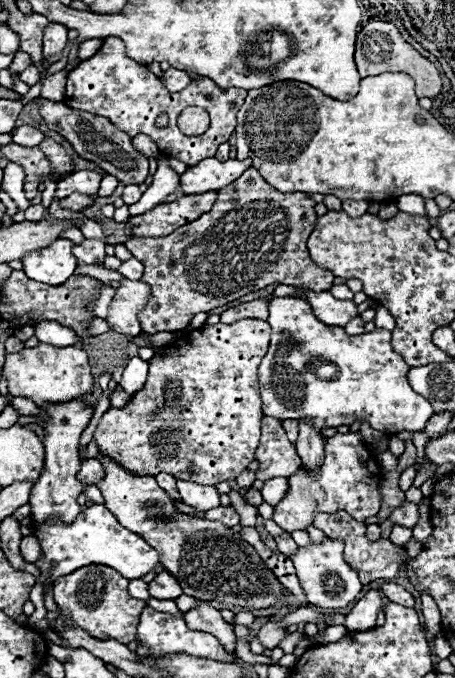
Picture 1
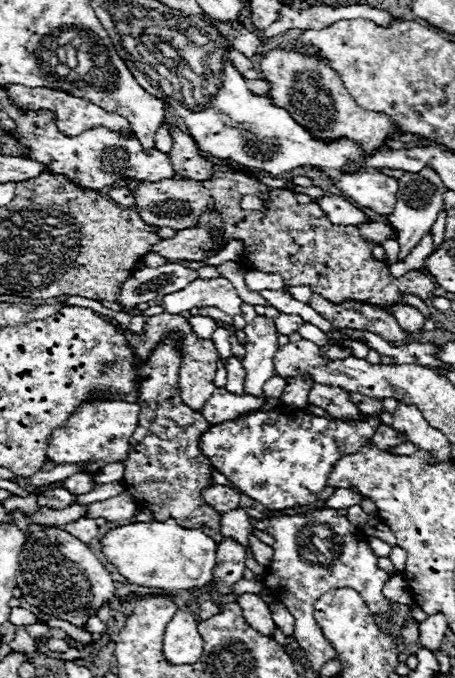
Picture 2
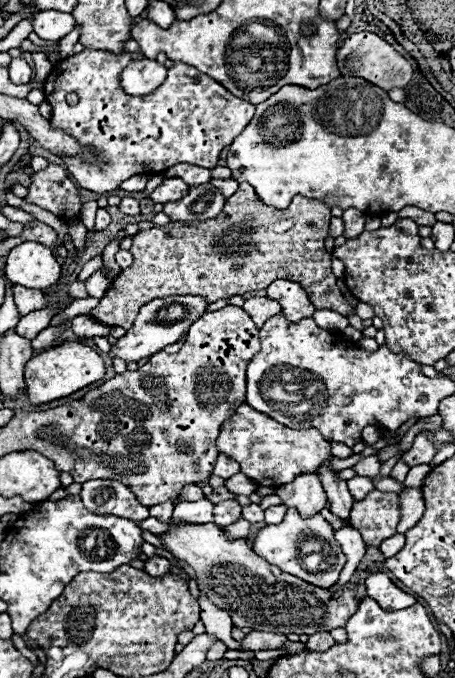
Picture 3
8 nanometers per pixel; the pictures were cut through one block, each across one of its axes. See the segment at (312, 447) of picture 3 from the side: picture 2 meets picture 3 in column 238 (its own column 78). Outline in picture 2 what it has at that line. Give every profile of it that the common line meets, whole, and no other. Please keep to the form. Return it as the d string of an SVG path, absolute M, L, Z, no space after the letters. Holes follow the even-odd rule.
M96 402L82 404L48 440L46 456L54 464L88 464L86 474L94 476L106 464L126 462L130 438L138 426L138 404L128 402Z

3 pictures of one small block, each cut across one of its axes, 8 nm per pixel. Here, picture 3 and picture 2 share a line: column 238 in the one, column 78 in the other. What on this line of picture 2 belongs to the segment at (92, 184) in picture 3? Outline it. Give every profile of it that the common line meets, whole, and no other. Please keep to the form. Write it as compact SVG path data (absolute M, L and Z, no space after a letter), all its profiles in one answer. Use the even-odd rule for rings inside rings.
M12 84L12 86L6 86L12 100L18 102L20 106L24 108L30 108L30 110L40 110L40 108L46 108L46 110L52 110L56 116L58 116L58 128L68 134L68 136L74 136L74 134L82 134L90 128L96 128L96 126L106 126L110 130L122 130L126 134L132 134L130 126L128 126L128 120L114 114L114 112L106 112L102 110L100 106L84 100L84 98L76 98L76 96L70 96L62 90L52 90L52 88L26 88L26 86L18 86L18 84Z

